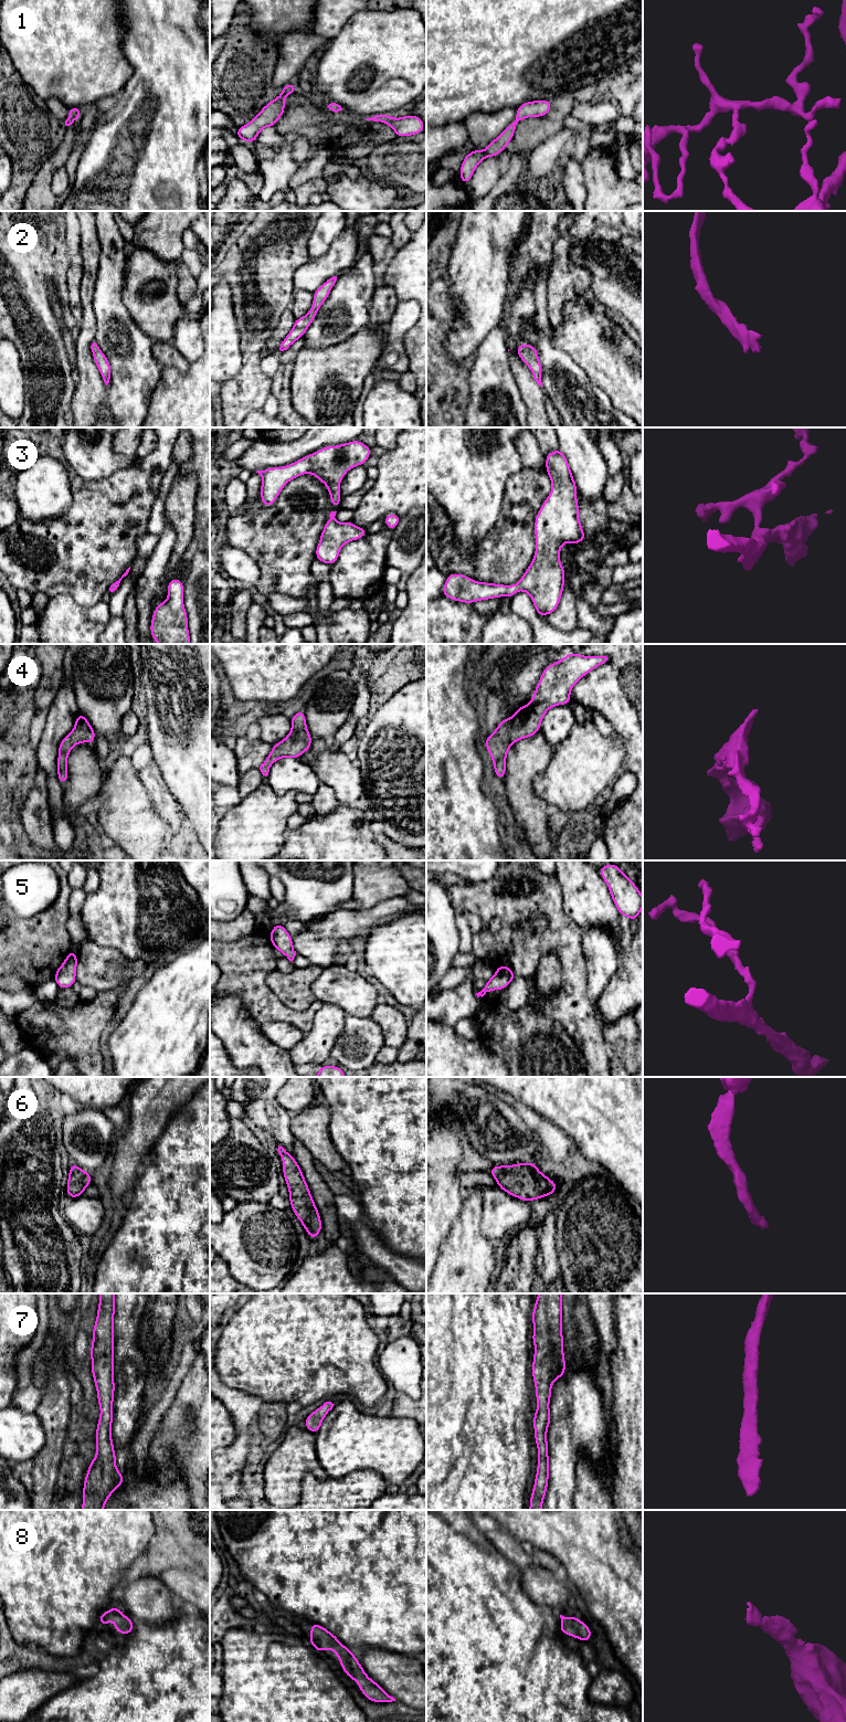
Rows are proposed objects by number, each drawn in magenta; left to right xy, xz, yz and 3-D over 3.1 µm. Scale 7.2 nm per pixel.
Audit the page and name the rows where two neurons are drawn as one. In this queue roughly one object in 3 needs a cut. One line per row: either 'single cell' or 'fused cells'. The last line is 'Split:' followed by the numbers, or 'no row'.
1: single cell
2: single cell
3: single cell
4: single cell
5: single cell
6: single cell
7: single cell
8: single cell
Split: no row

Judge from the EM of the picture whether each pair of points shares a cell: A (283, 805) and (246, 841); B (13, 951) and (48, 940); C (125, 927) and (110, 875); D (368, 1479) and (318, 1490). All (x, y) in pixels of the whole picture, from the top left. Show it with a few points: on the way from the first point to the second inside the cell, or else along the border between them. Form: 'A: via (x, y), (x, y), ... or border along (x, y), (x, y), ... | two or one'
A: via (274, 813), (255, 832) | one
B: via (22, 948), (39, 948) | one
C: via (125, 914), (124, 888) | one
D: via (356, 1490), (330, 1490) | one

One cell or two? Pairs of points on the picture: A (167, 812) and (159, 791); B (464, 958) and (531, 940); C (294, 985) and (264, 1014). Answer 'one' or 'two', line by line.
A: one
B: two
C: two

